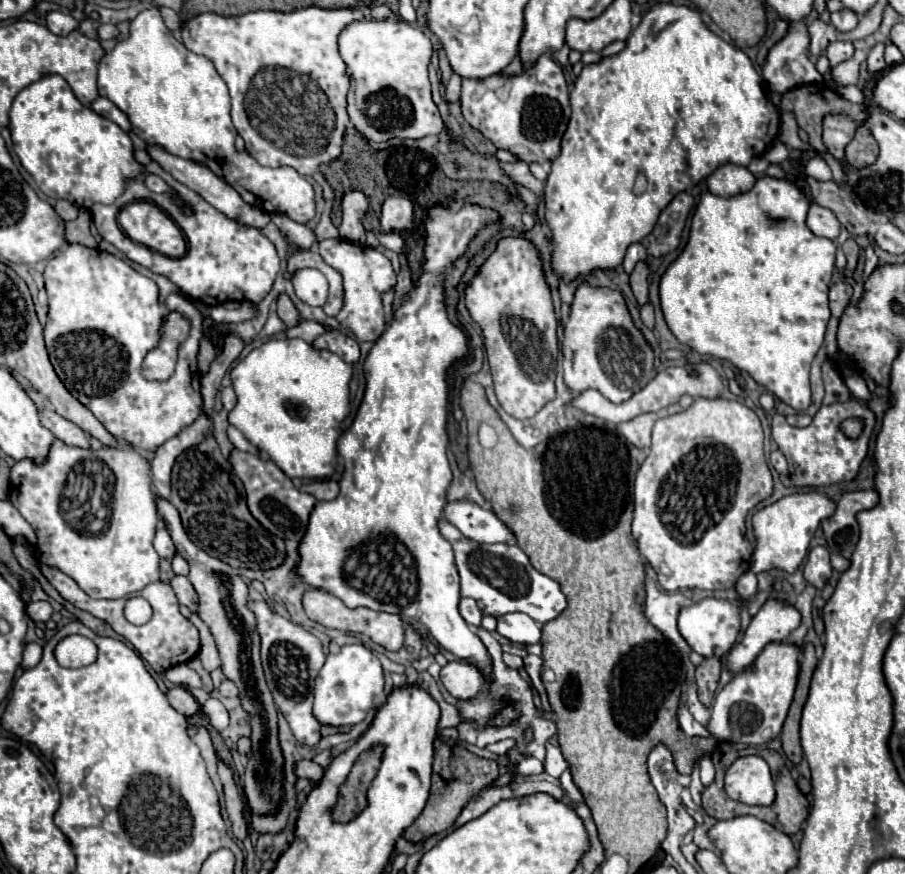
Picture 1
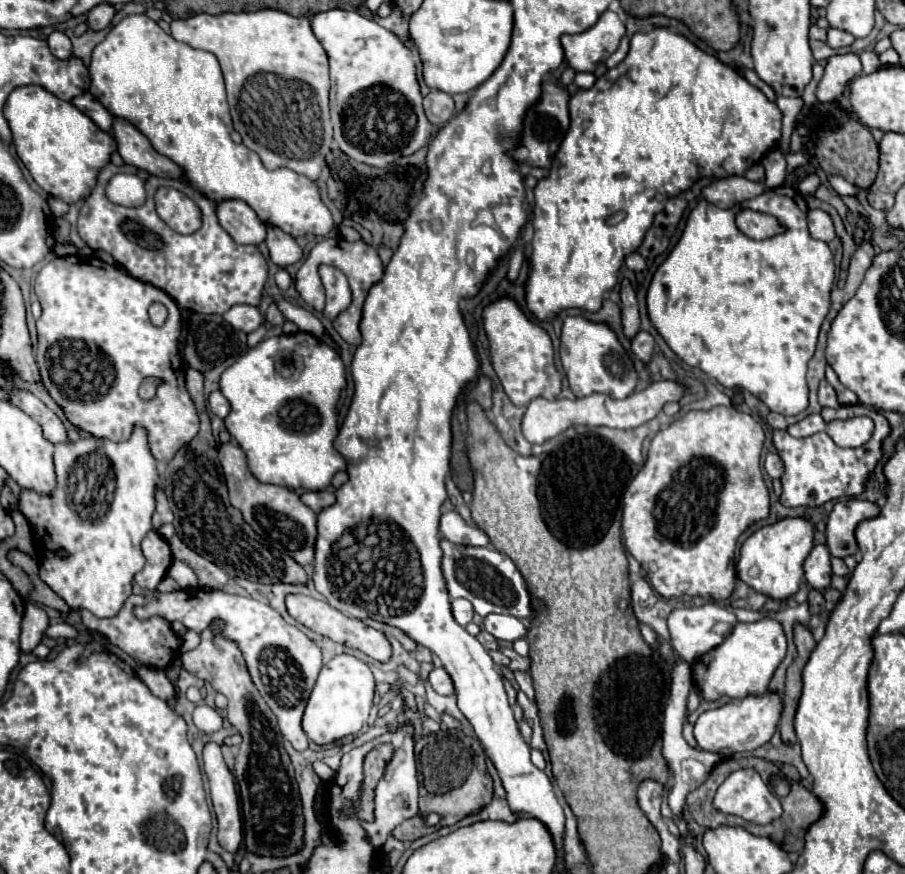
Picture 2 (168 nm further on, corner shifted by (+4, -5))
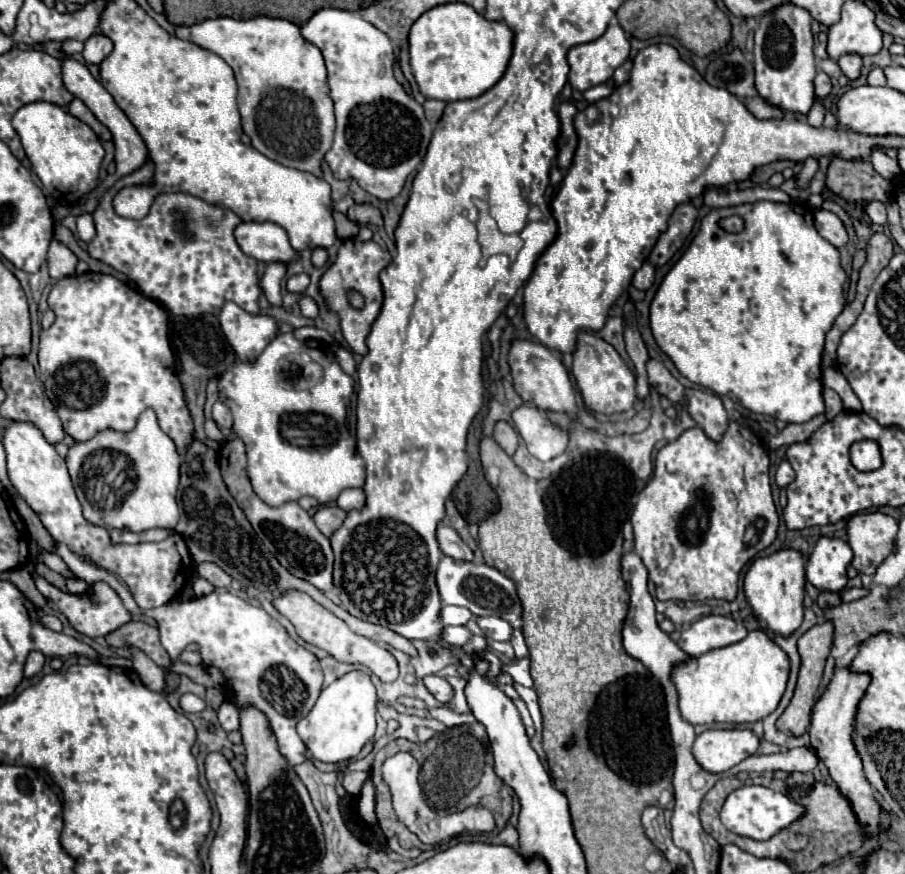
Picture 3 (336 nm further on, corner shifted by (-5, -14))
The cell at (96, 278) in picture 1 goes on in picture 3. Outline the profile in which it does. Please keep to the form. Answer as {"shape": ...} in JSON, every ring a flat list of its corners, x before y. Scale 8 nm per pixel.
{"shape":[[97,272,57,280,47,302,55,312,55,322,41,332,39,368,45,376,47,398,53,402,65,432,77,442,91,440,103,430,131,432,139,414,145,408,153,408,161,430,175,442,179,456,185,456,193,442,193,418,175,372,175,356,169,344,169,312,157,300,143,296,119,278]]}

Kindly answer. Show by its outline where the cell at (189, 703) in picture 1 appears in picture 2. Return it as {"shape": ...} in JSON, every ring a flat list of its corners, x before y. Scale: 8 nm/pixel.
{"shape":[[140,665,138,667,138,677,146,683,146,687,160,699,168,701,174,697,174,687,172,683,166,679,164,671,162,669,156,669,156,667,146,667,146,665]]}

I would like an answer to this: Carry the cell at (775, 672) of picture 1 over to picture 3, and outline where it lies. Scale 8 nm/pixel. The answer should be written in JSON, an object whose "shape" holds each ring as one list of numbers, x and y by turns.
{"shape":[[713,728,695,738,693,756,707,772,725,772,753,756,759,738,749,728]]}

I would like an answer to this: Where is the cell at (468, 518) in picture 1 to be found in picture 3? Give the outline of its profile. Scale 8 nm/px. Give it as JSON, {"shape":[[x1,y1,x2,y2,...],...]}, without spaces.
{"shape":[[439,524,437,528,437,540,439,540,439,548,443,554,457,558,457,560,473,560,475,554,473,550,463,542,463,538,459,536,459,532,451,526]]}

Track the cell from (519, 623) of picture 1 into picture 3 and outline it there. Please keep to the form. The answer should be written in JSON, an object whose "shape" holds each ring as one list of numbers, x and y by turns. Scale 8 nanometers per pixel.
{"shape":[[485,616,485,618,477,618,479,628,485,632,487,638,493,640,501,640,507,642,513,636,513,626,509,622,505,622,503,618,495,618,495,616]]}

